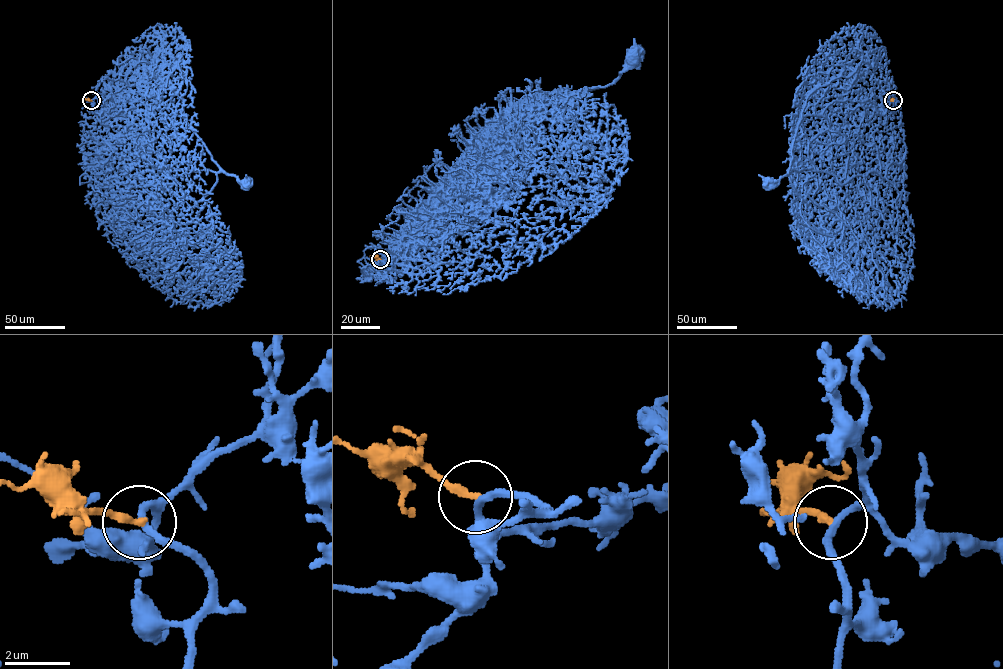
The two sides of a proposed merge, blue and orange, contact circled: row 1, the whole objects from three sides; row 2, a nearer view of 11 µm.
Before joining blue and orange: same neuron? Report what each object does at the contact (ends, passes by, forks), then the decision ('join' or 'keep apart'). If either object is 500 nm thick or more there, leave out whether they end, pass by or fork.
blue passes by | orange ends | keep apart

